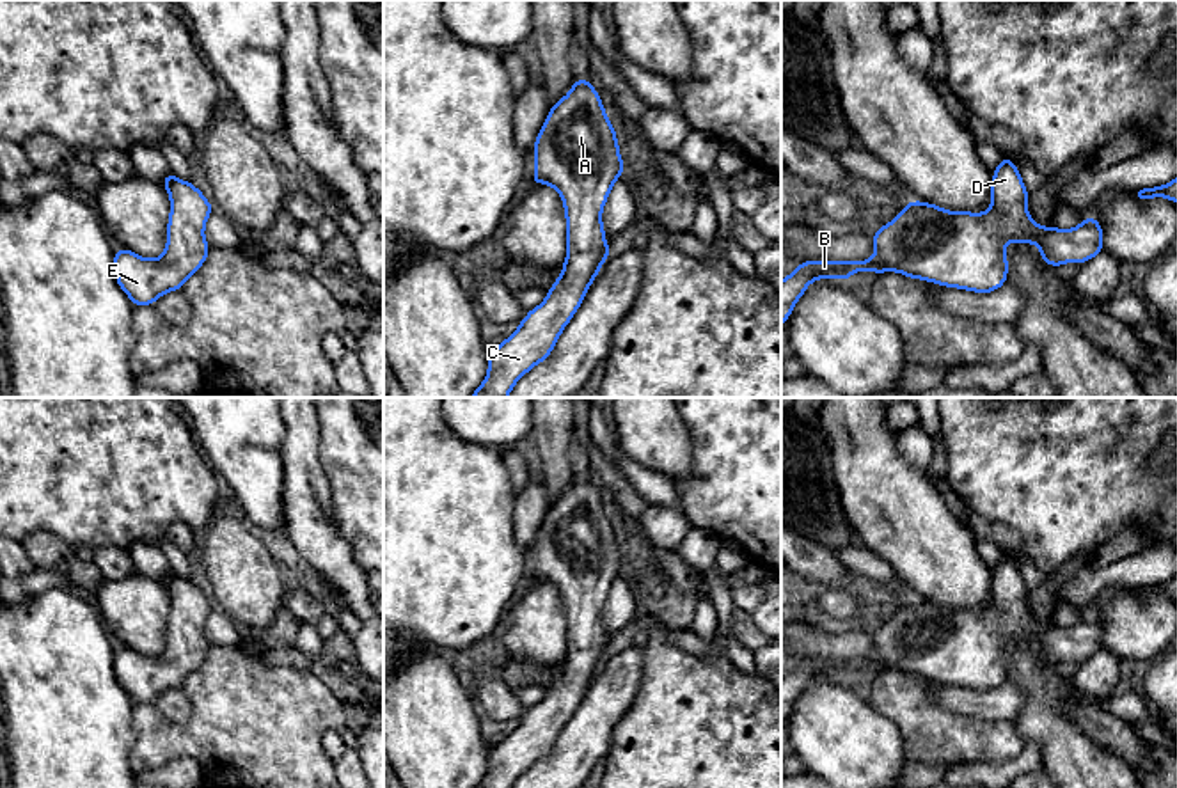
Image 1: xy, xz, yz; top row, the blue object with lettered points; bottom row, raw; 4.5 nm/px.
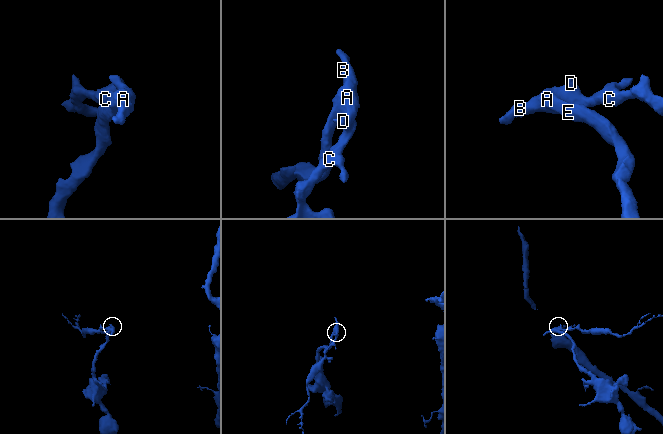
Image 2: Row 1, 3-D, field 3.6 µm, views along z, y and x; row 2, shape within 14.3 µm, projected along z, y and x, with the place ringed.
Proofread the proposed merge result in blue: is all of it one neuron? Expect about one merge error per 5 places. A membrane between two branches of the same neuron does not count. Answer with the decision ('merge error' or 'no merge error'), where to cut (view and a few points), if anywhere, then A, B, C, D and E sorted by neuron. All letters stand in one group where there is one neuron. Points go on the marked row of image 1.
no merge error; cut none; groups A B C D E

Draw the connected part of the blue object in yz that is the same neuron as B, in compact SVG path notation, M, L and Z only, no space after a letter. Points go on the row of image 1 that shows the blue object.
M1001 158L992 174L991 209L982 213L948 211L936 204L911 201L897 217L873 236L875 252L868 261L806 261L781 280L781 325L792 314L794 305L806 288L817 279L849 280L854 272L898 272L911 279L941 284L975 293L992 293L1007 282L1008 241L1035 243L1042 261L1051 266L1065 263L1086 263L1102 250L1102 225L1086 217L1074 229L1042 227L1031 220L1026 208L1028 190L1010 158Z

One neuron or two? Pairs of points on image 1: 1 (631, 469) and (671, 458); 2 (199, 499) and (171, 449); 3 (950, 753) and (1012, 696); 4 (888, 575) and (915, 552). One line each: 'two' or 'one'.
1: two
2: one
3: two
4: two

